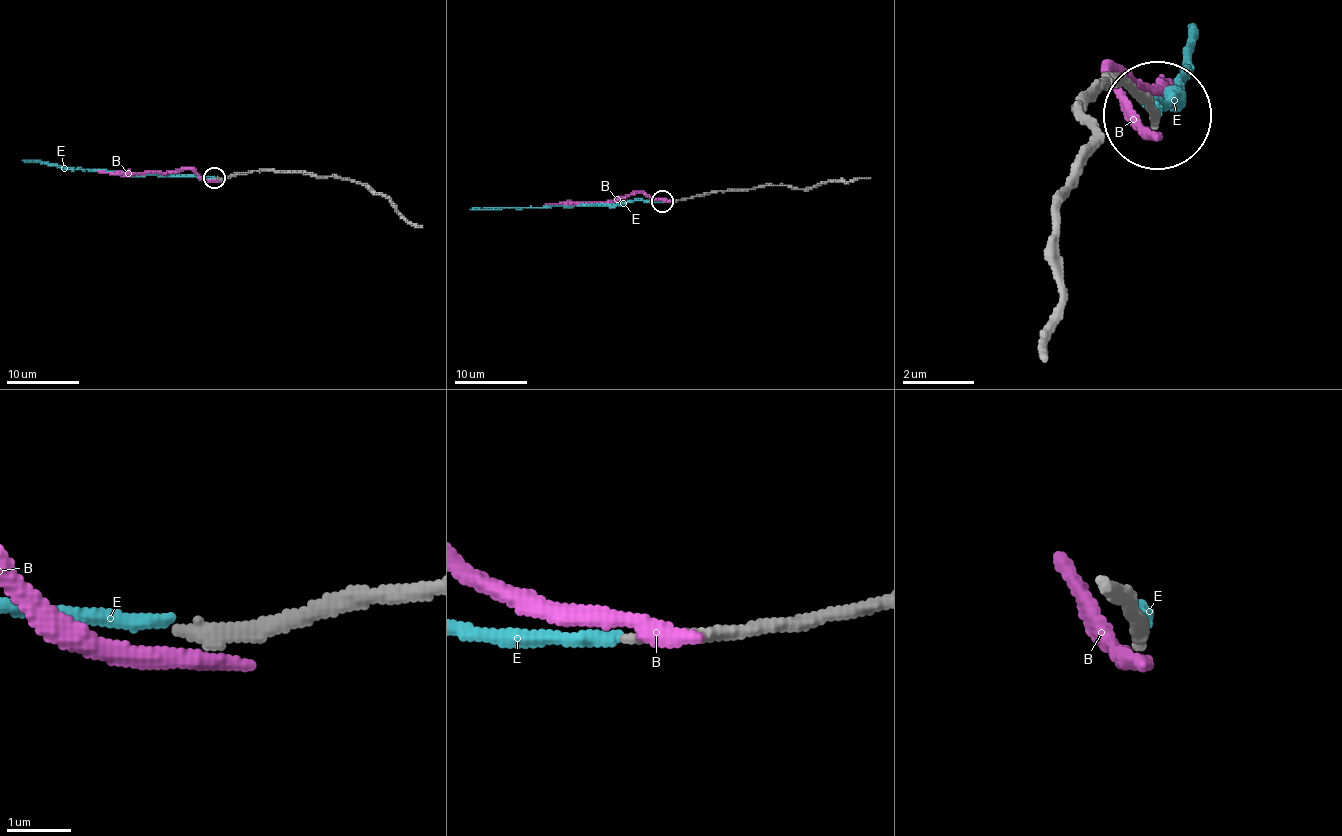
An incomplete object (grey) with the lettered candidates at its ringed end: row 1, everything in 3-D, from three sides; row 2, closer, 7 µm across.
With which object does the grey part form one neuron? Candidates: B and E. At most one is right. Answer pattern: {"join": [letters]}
{"join": ["E"]}

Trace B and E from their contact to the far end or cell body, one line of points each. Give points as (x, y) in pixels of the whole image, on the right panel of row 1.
B: (1150, 126), (1114, 72), (1159, 90), (1168, 81)
E: (1159, 117), (1150, 108), (1168, 99), (1186, 72), (1195, 27)

